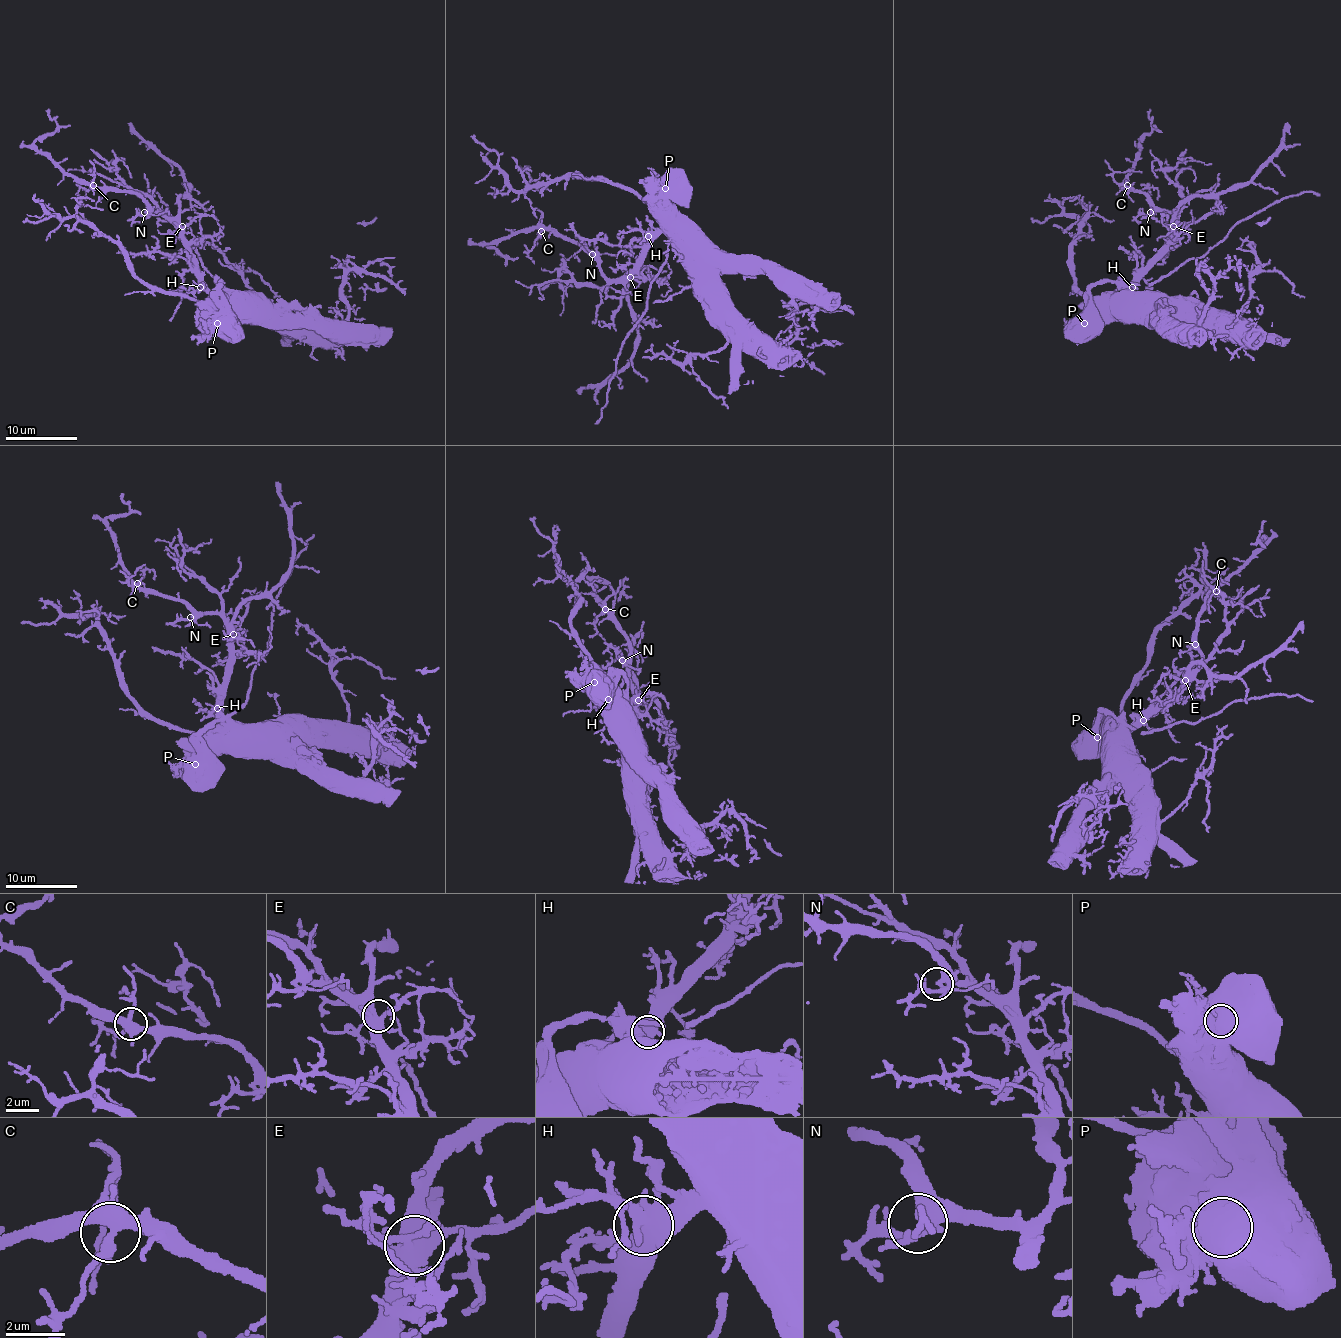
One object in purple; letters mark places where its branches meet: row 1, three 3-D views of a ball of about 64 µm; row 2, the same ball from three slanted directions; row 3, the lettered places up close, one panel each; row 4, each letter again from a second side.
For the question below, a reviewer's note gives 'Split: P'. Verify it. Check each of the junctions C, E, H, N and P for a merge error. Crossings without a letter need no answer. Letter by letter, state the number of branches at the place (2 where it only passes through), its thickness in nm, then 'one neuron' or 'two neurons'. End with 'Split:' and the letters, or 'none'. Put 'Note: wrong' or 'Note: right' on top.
Note: right
C: 6 branches meet; 440 nm thick; one neuron
E: 6 branches meet; 500 nm thick; one neuron
H: 5 branches meet; 500 nm thick; one neuron
N: 5 branches meet; 360 nm thick; one neuron
P: 1 branches meet; 1300 nm thick; two neurons
Split: P

